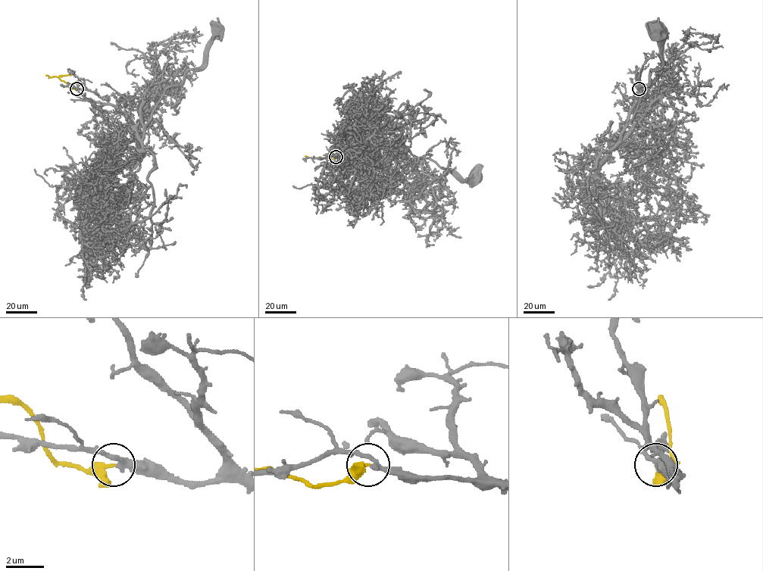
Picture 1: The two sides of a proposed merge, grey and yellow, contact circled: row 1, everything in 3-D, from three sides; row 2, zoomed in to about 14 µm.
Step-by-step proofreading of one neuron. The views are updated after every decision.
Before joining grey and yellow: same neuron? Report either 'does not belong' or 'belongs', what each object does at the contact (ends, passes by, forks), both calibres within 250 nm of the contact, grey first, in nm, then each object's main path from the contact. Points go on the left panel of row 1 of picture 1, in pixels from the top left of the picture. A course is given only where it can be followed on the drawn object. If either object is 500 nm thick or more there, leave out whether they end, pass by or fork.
belongs; grey passes by; yellow passes by; calibres 280 and 240 nm; course grey (77, 88), (93, 91), (137, 126), (150, 118), (167, 88), (201, 65), (205, 46), (217, 30); course yellow (76, 88), (58, 77), (71, 75)

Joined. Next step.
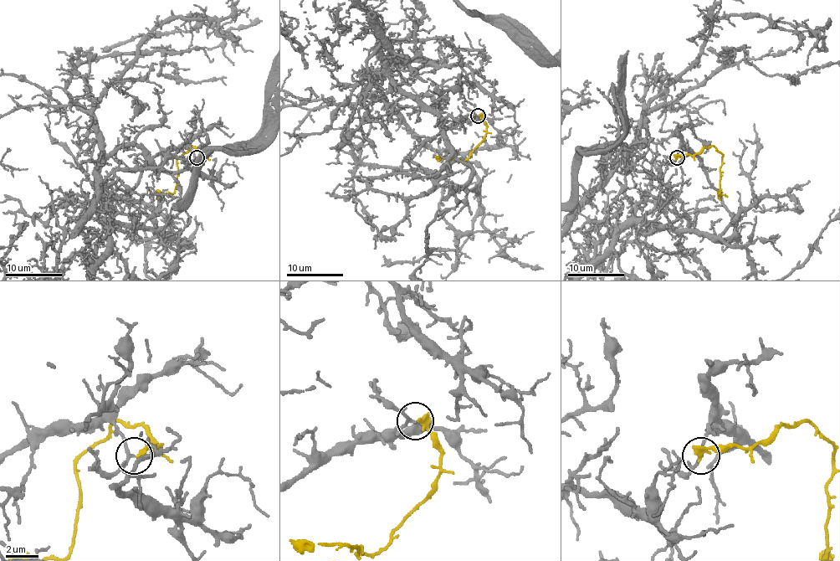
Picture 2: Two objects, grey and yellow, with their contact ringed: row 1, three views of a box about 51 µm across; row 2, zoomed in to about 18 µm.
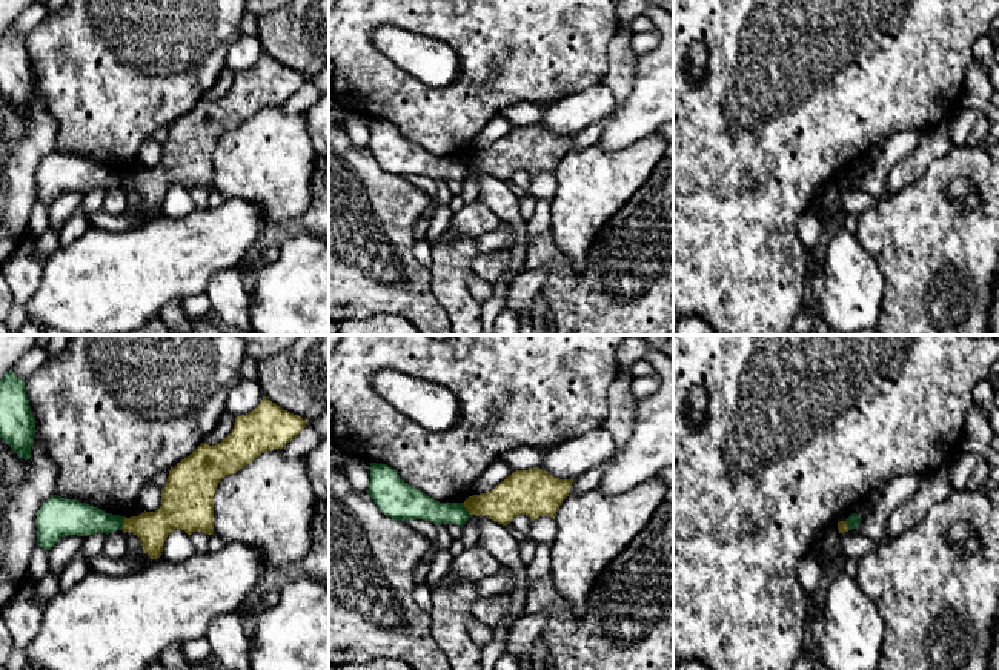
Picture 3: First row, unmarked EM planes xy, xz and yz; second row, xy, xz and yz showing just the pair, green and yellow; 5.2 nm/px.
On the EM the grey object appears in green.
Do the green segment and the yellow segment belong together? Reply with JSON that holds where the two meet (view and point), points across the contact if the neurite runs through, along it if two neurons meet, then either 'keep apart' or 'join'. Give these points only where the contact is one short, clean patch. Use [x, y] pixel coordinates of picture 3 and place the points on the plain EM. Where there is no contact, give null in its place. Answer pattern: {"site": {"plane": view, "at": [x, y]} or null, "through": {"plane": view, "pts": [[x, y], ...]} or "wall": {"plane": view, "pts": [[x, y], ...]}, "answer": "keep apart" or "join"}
{"site": {"plane": "xy", "at": [122, 179]}, "wall": {"plane": "xy", "pts": [[125, 172], [120, 185]]}, "answer": "keep apart"}

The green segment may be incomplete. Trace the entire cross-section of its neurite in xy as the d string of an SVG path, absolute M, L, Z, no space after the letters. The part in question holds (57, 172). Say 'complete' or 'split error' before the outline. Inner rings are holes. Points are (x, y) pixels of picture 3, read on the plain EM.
complete; M48 154L37 169L37 201L51 206L68 191L89 192L121 186L126 172L106 169L77 155Z

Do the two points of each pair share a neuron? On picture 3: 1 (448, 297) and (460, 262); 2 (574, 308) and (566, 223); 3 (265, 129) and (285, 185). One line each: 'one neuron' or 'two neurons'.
1: one neuron
2: two neurons
3: one neuron

